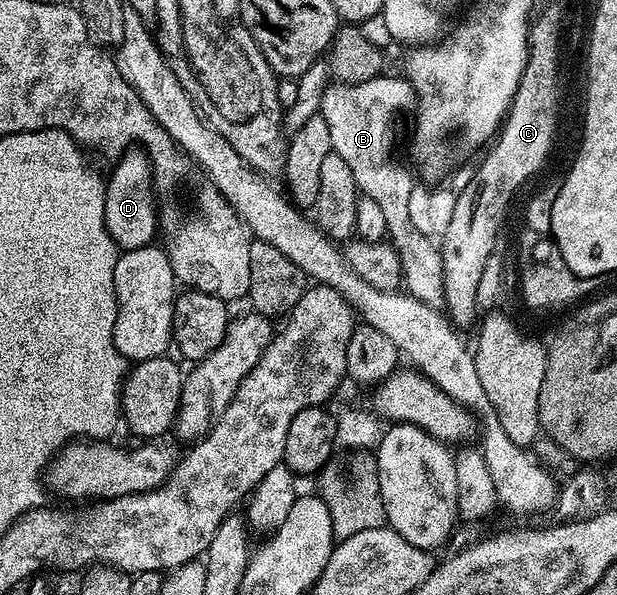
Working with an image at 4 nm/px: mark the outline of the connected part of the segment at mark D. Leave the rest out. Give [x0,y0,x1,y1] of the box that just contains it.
[104,148,158,251]

